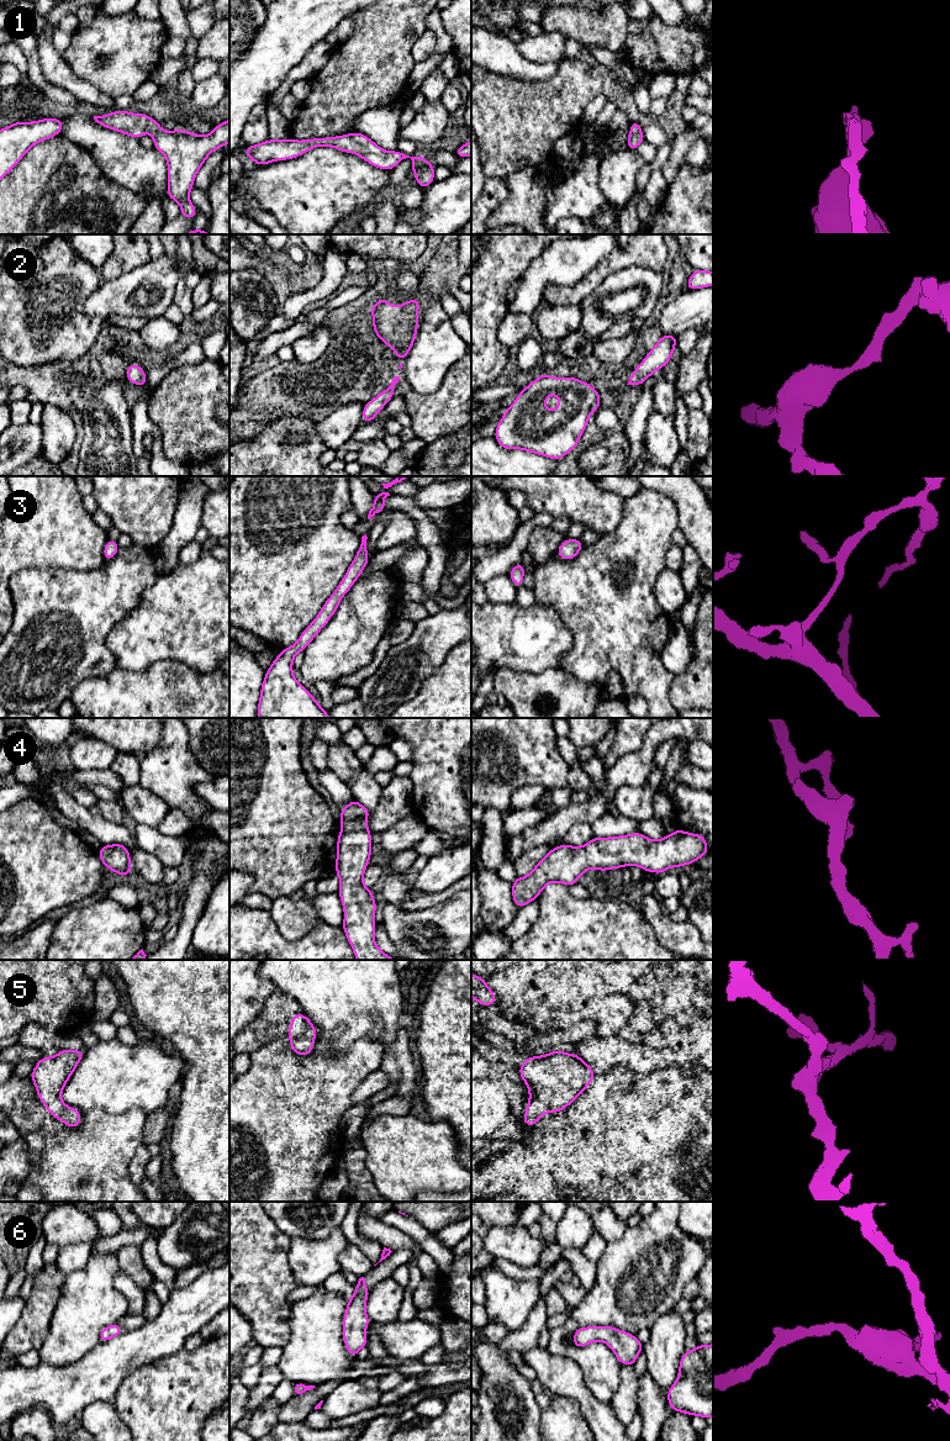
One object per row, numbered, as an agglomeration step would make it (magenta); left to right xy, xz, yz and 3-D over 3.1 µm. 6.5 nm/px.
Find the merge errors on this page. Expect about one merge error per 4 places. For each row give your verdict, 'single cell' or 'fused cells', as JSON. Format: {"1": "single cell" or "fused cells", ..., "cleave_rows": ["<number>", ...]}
{"1": "single cell", "2": "single cell", "3": "single cell", "4": "single cell", "5": "single cell", "6": "single cell", "cleave_rows": []}

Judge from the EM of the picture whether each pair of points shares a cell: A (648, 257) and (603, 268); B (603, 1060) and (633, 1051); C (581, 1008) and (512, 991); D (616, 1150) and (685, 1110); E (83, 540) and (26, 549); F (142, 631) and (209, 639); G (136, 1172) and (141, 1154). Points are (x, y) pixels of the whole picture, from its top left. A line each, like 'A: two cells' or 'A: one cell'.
A: one cell
B: one cell
C: one cell
D: one cell
E: one cell
F: one cell
G: one cell

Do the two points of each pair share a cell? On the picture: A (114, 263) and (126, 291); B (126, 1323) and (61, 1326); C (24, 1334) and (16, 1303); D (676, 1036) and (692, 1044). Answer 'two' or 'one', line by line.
A: two
B: two
C: two
D: one

